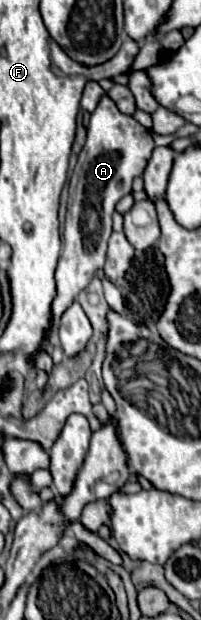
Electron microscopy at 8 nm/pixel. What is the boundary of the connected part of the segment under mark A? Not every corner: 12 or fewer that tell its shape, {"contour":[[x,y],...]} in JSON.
{"contour":[[103,96],[69,180],[53,328],[105,264],[155,148]]}

